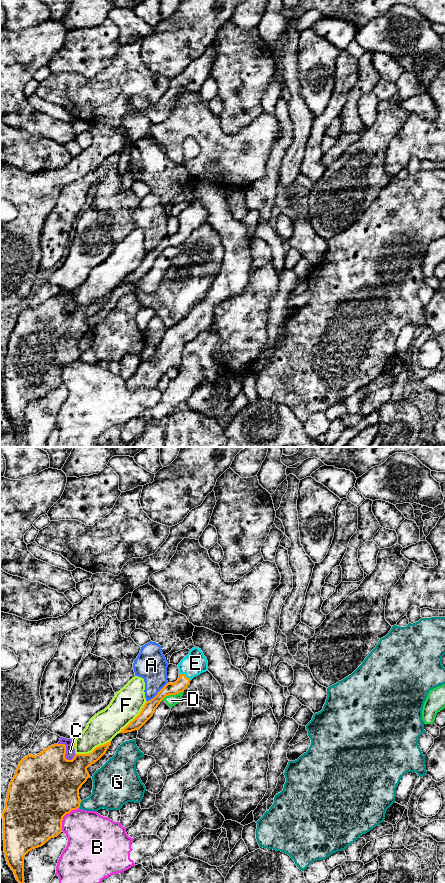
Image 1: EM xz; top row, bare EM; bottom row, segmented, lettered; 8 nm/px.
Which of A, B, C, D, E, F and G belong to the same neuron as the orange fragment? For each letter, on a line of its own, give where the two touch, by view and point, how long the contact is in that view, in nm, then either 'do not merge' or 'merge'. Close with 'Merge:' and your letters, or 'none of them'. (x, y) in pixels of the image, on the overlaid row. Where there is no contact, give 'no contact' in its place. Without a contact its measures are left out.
A: xz (157, 693) | 220 nm | do not merge
B: xz (64, 815) | 240 nm | do not merge
C: xz (65, 752) | 180 nm | do not merge
D: xz (172, 694) | 200 nm | do not merge
E: xz (185, 675) | 110 nm | merge
F: xz (93, 750) | 300 nm | do not merge
G: xz (79, 804) | 60 nm | do not merge
Merge: E

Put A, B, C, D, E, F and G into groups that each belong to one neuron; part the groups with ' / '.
A / B / C / D / E / F / G

